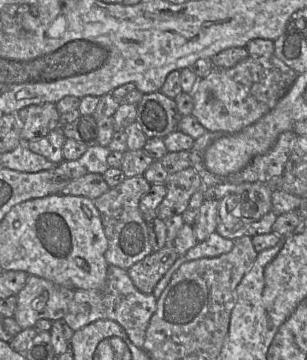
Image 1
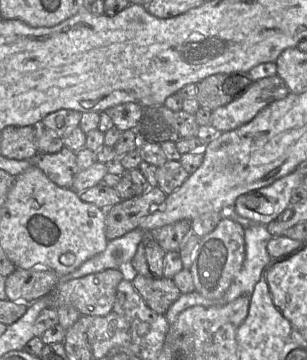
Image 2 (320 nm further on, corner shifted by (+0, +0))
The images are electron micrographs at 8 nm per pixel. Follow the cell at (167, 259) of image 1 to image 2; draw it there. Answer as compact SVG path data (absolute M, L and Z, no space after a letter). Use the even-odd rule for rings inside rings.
M131 274L131 281L147 306L158 314L165 315L168 308L181 295L173 279L170 278L154 279L141 274Z

